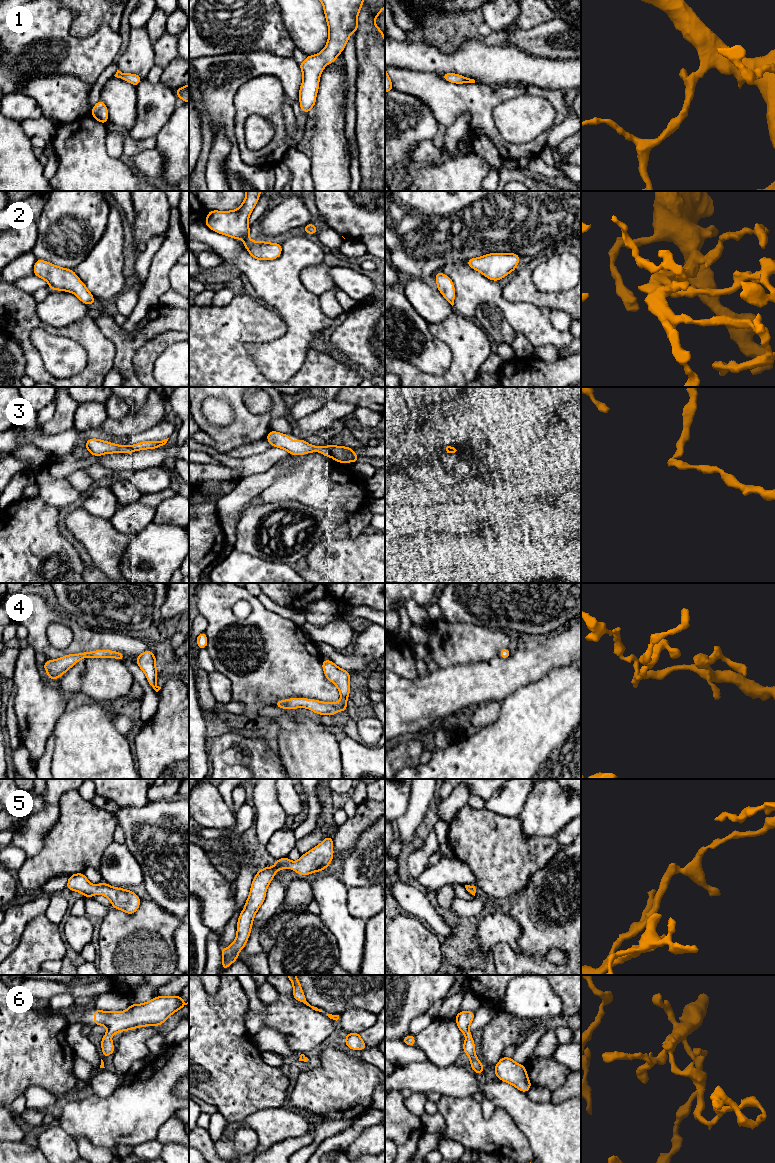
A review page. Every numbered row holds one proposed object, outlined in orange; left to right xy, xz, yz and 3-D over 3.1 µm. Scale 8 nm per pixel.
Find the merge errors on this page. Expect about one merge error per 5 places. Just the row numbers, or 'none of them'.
3

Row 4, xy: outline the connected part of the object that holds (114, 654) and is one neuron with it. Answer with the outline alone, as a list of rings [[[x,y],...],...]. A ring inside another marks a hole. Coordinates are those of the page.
[[[111,650],[82,652],[79,654],[69,654],[56,660],[47,660],[43,667],[48,673],[48,679],[56,680],[83,658],[116,658],[124,661],[125,655]]]

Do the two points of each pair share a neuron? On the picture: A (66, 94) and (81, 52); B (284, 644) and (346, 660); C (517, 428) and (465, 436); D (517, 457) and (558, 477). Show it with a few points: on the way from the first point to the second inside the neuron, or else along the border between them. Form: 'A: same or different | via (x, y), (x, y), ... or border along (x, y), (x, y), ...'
A: different | border along (49, 73), (74, 75), (84, 80), (91, 87)
B: different | border along (315, 643), (321, 653)
C: same | via (504, 434), (502, 436), (478, 436)
D: different | border along (501, 471), (509, 473), (521, 472)

